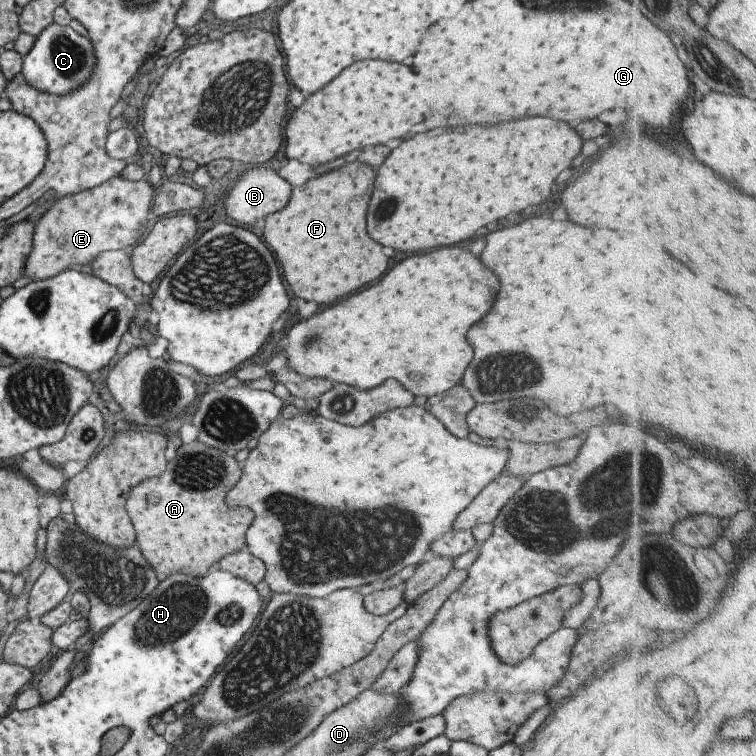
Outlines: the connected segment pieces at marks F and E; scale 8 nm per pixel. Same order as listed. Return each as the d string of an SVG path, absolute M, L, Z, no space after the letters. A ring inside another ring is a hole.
M351 162L291 188L299 192L291 192L287 206L281 212L265 217L263 238L275 254L283 270L283 278L295 296L323 304L345 292L355 292L377 282L387 272L379 244L369 240L365 234L363 214L367 210L371 188L373 170L367 164ZM333 252L337 260L335 278L339 280L333 280Z
M117 175L93 188L81 190L77 194L67 194L67 198L53 200L53 204L41 214L39 220L34 224L31 252L25 260L23 276L29 276L32 281L52 278L63 270L91 263L103 251L128 251L137 244L137 240L145 232L146 222L151 217L150 208L153 195L154 188L146 177L138 181L131 181Z

